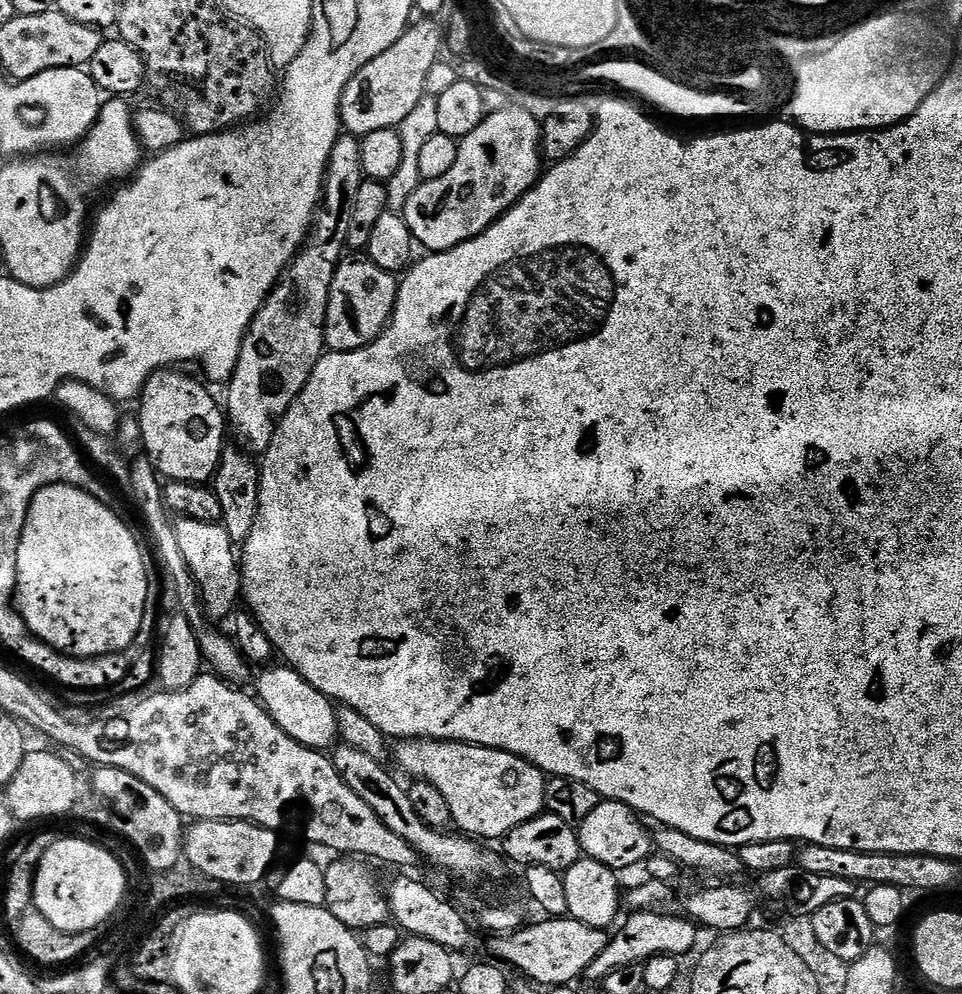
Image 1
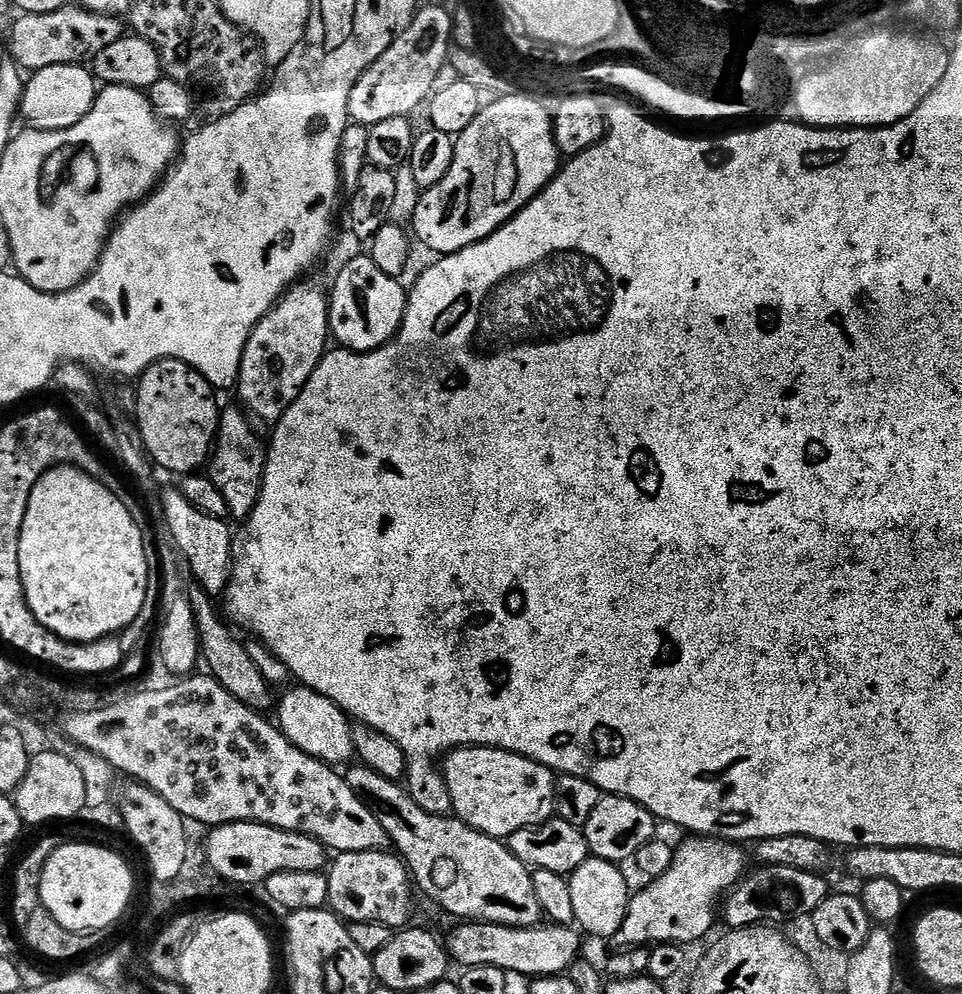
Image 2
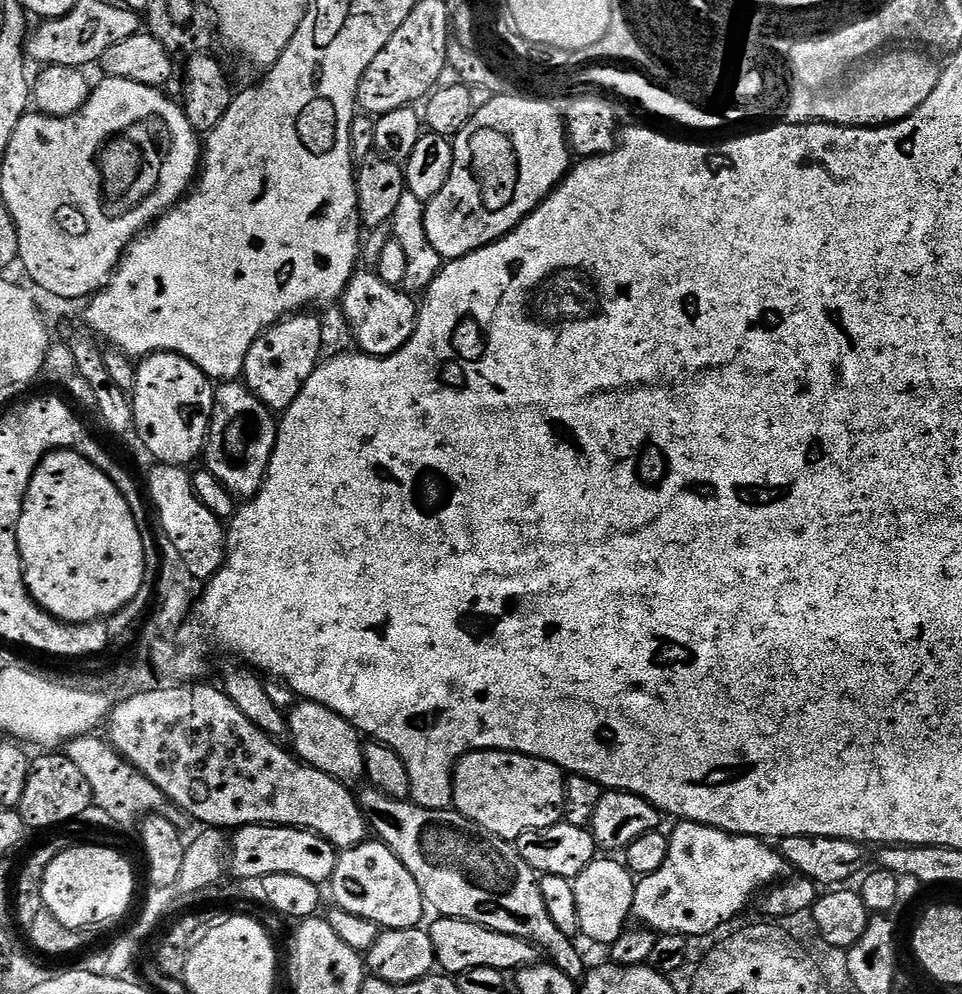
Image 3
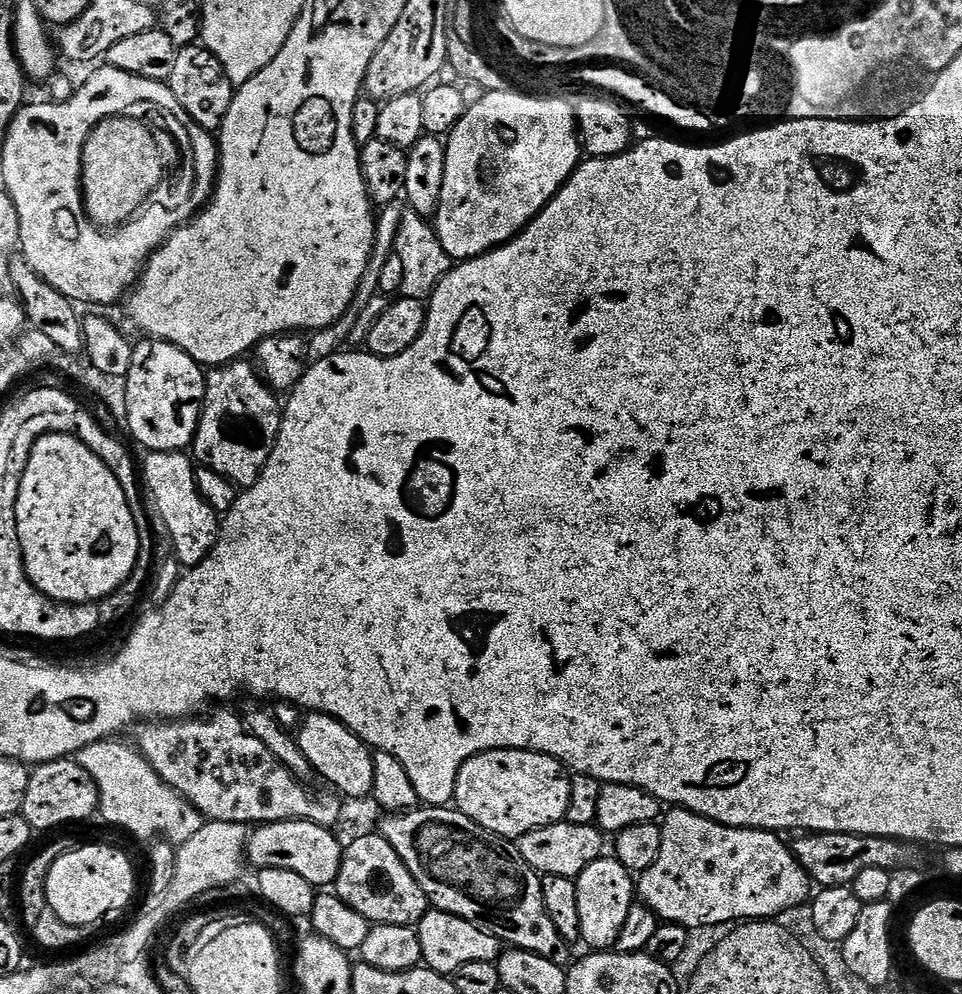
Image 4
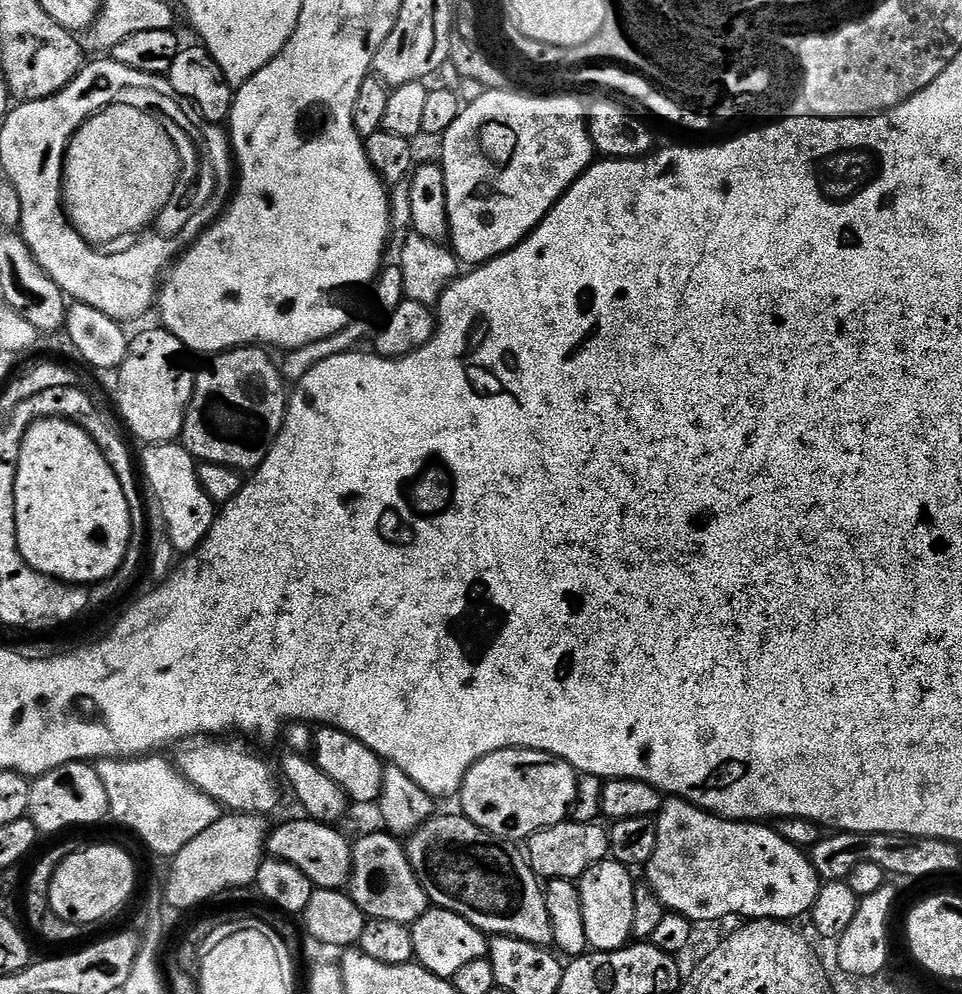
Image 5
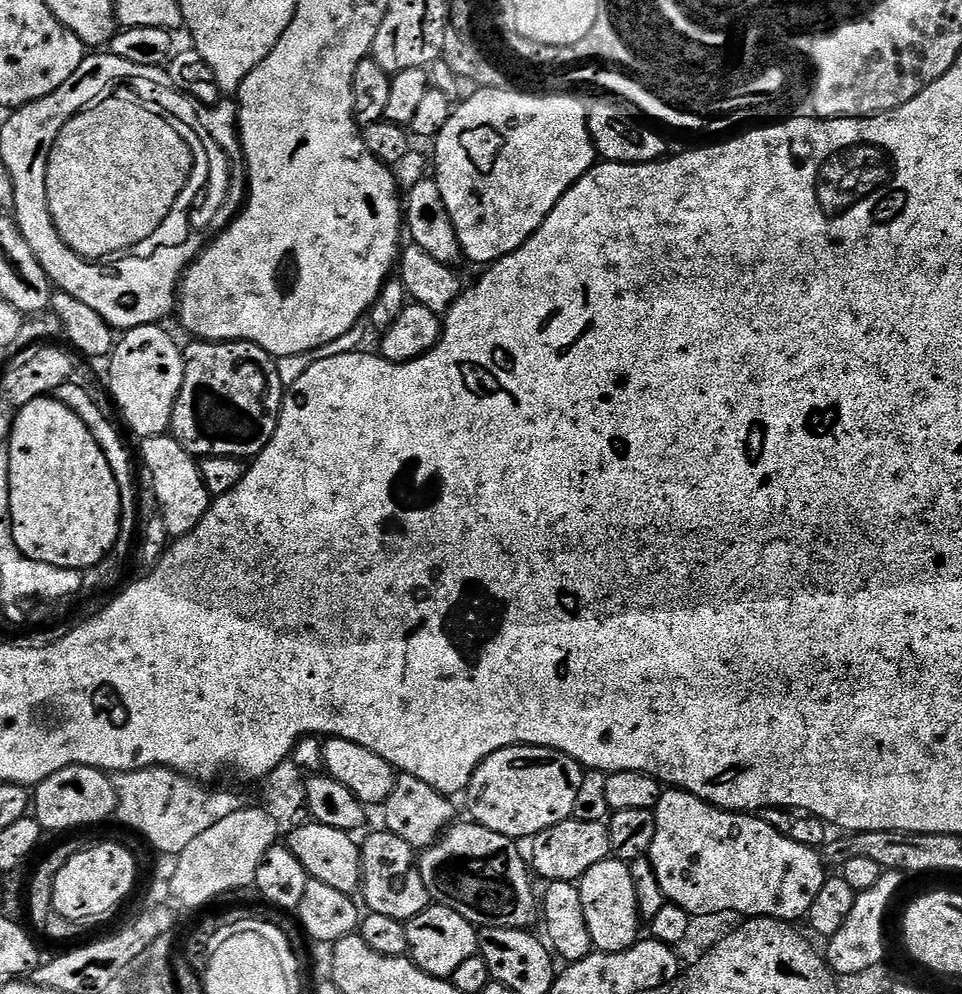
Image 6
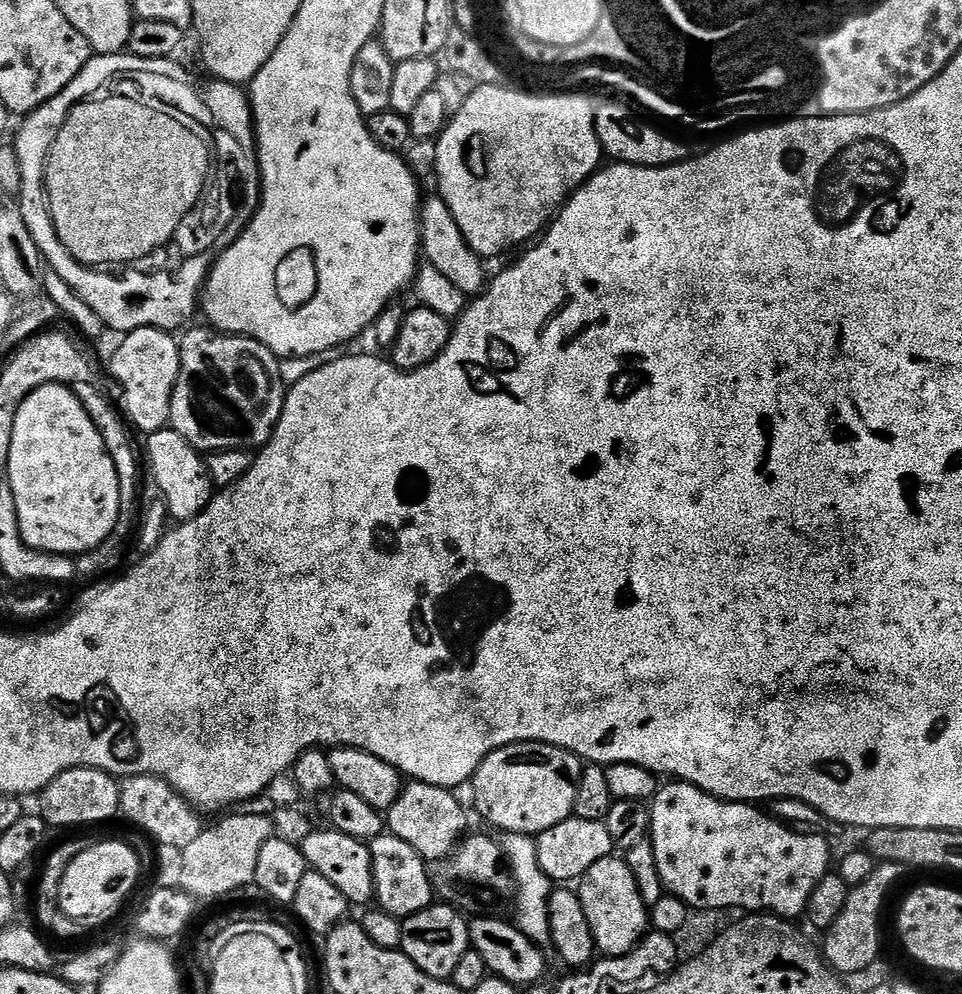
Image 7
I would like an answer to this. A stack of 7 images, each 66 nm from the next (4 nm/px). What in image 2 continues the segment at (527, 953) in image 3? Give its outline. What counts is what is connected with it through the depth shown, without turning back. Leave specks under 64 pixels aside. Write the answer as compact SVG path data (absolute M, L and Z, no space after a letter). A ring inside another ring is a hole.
M460 922L446 936L448 955L460 963L461 969L474 966L494 966L498 970L527 978L558 976L567 973L576 963L580 952L581 933L575 927L537 926L534 928L511 928L501 924Z

